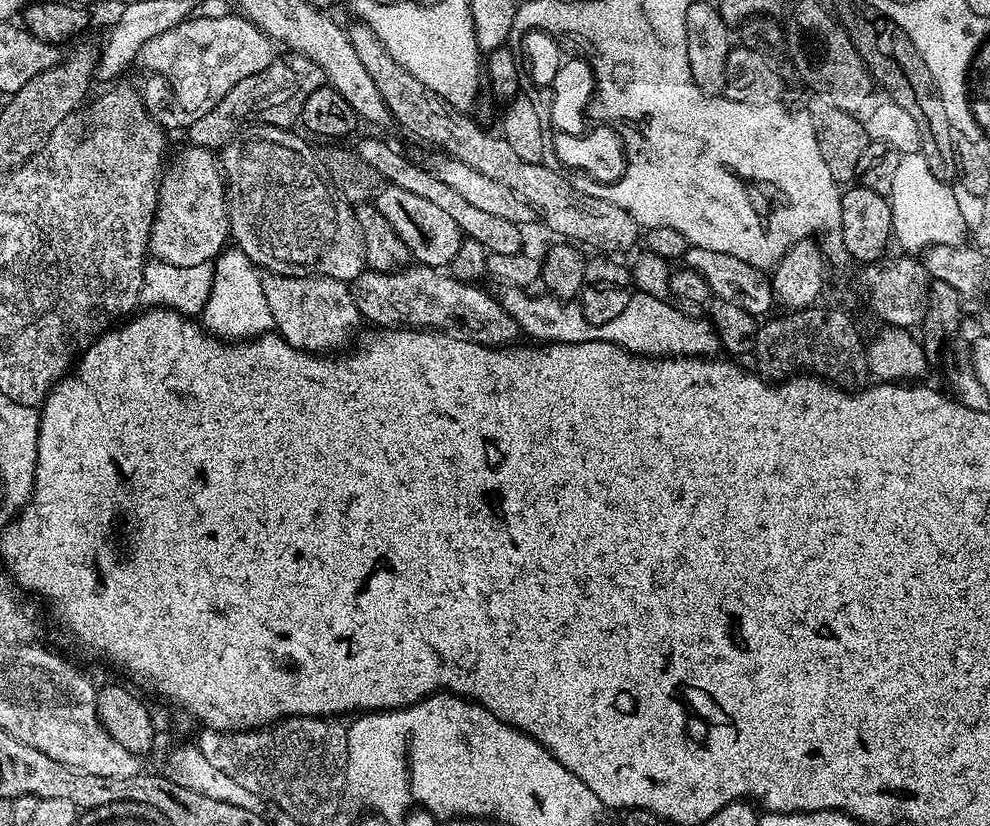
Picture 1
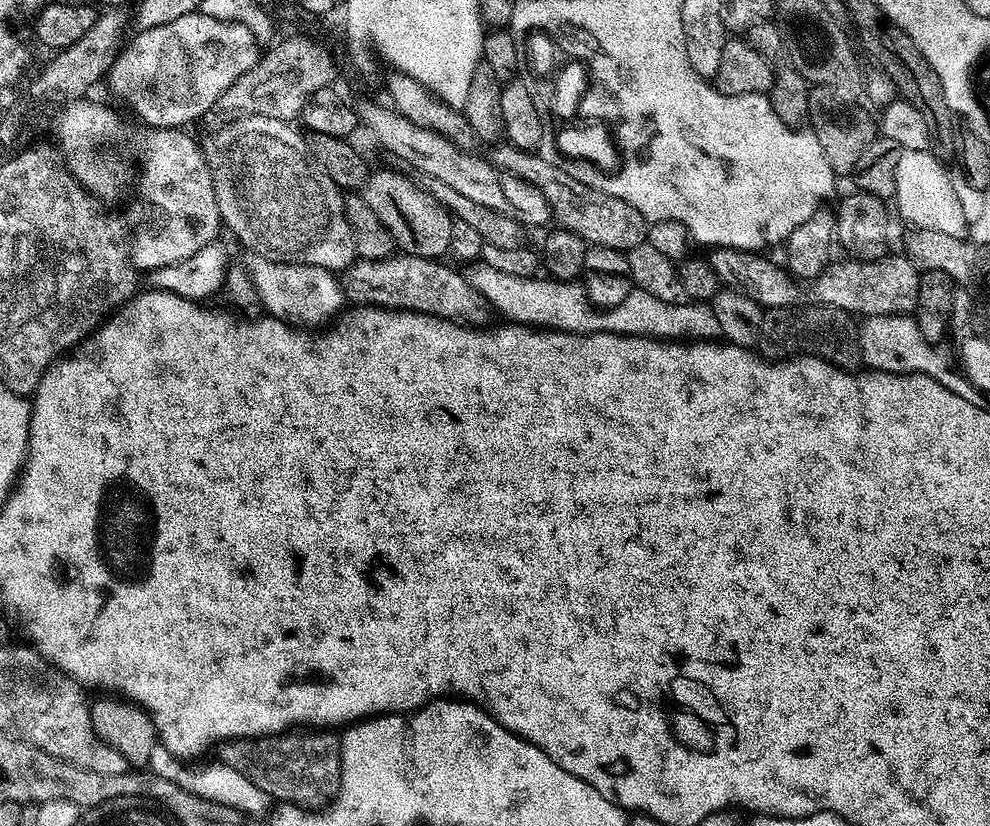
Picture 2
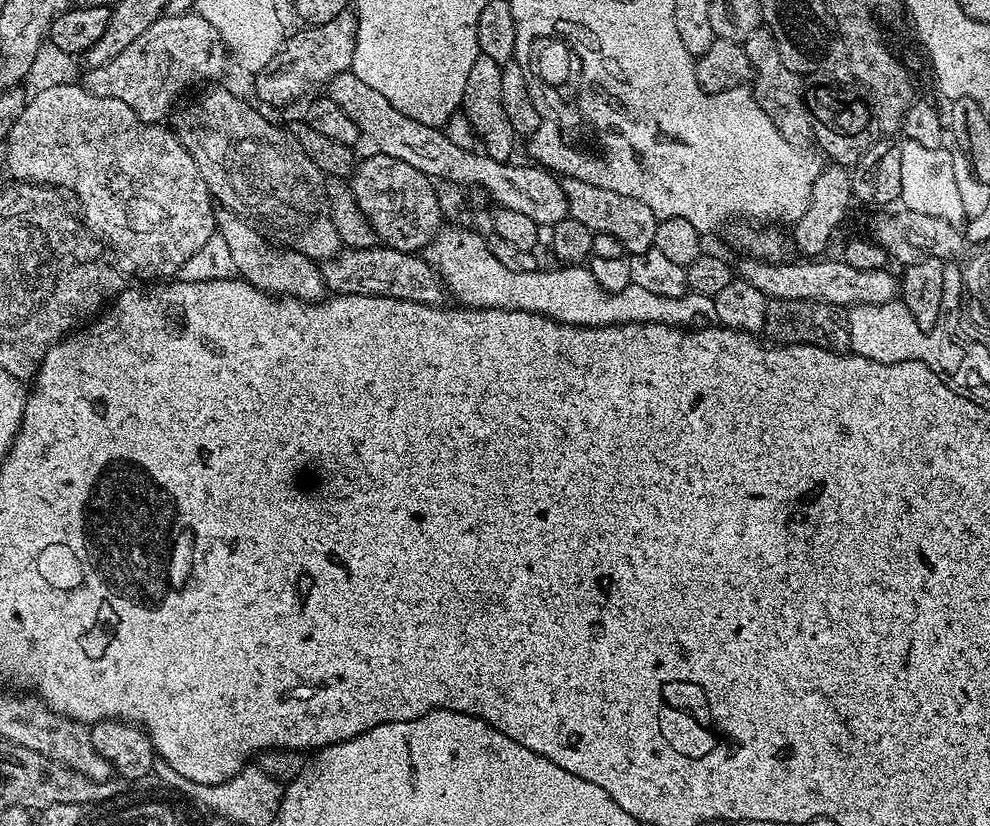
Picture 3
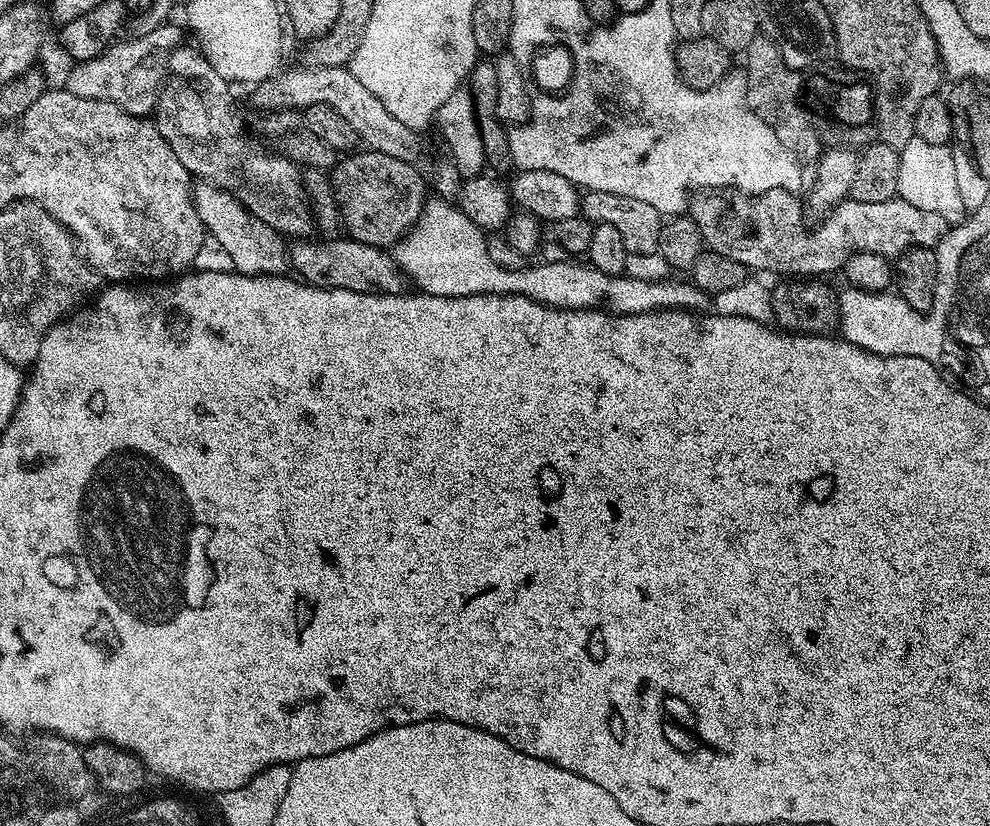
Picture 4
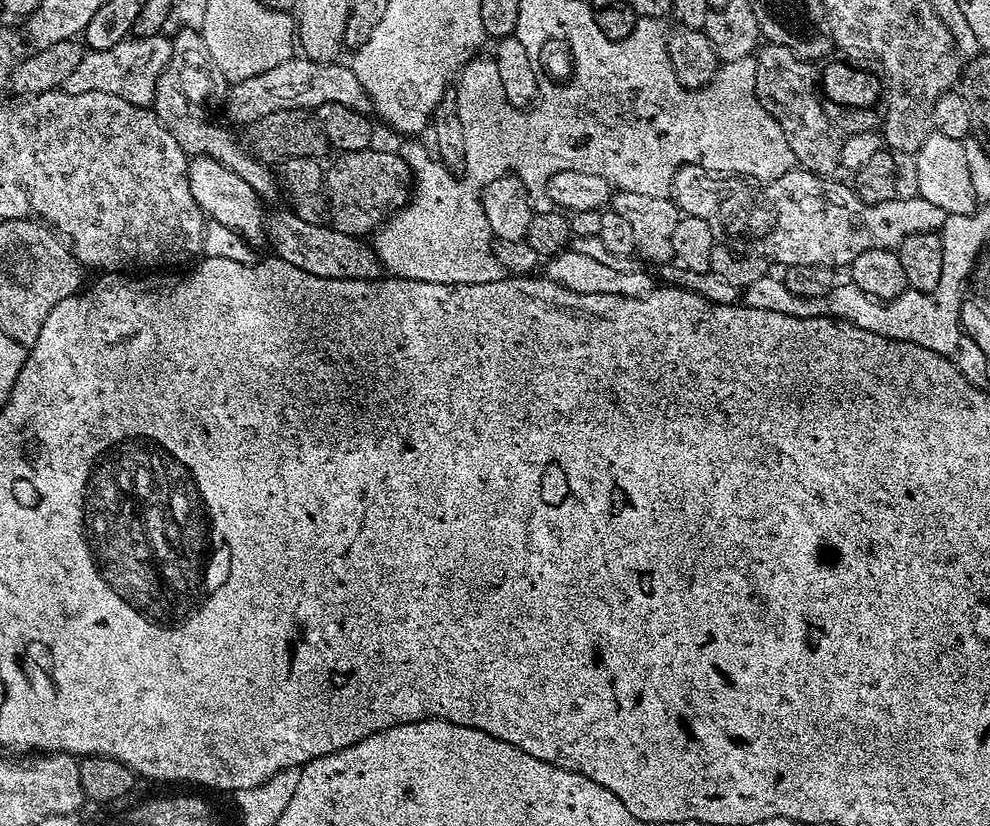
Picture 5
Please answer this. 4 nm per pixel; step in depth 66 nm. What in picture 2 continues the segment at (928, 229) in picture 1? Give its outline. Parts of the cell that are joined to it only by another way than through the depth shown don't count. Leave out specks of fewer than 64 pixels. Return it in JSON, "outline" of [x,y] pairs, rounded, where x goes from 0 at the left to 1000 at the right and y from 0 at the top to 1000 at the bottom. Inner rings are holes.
{"outline":[[[919,182],[910,183],[905,207],[905,235],[903,246],[913,266],[918,266],[925,276],[939,276],[952,283],[960,283],[969,291],[975,289],[980,281],[980,263],[974,258],[974,247],[966,234],[966,223],[954,199],[944,189],[944,183]]]}

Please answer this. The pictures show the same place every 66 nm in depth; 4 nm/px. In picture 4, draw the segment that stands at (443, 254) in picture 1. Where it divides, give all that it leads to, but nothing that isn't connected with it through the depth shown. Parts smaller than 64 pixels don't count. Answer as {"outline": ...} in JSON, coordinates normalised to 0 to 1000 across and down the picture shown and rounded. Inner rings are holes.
{"outline":[[[374,180],[364,183],[346,190],[333,211],[343,266],[355,289],[394,300],[419,275],[432,228],[417,197]]]}

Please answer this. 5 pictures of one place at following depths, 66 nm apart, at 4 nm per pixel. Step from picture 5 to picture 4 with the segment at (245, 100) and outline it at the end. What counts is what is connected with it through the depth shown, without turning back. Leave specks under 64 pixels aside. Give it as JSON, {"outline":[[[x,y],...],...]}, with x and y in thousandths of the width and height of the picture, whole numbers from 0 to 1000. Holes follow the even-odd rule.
{"outline":[[[302,80],[292,87],[284,86],[276,90],[270,97],[258,103],[255,121],[267,133],[310,133],[313,128],[333,128],[345,138],[345,143],[357,154],[365,173],[374,182],[392,186],[406,195],[419,197],[426,182],[425,163],[414,157],[402,146],[402,143],[390,134],[381,121],[376,117],[374,109],[358,94],[355,81],[345,82],[317,82]]]}

